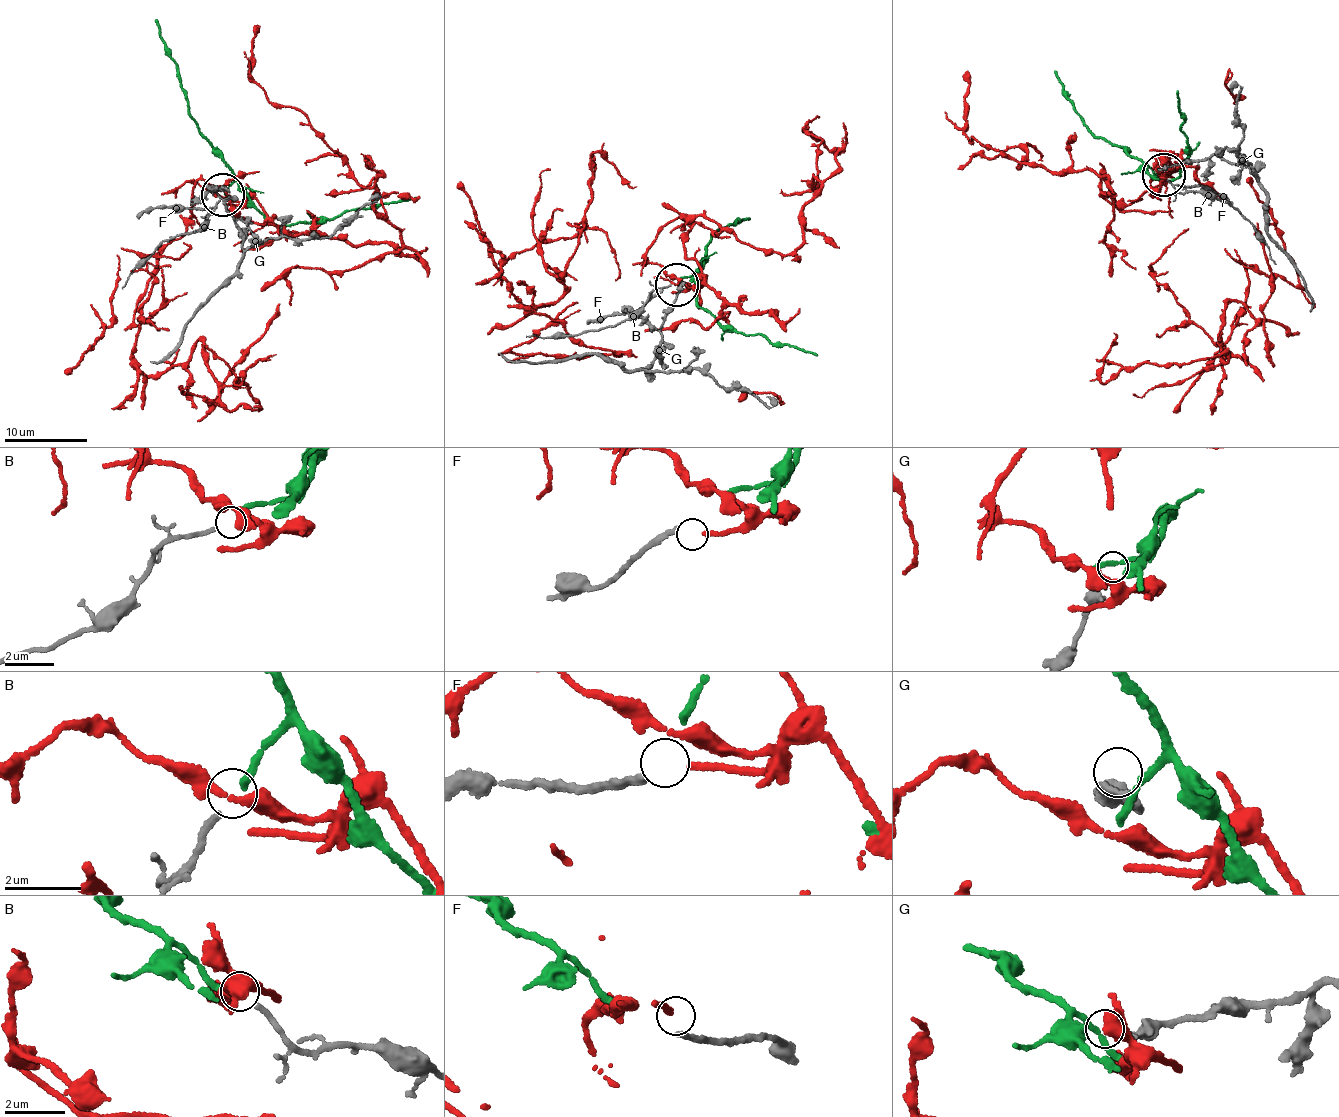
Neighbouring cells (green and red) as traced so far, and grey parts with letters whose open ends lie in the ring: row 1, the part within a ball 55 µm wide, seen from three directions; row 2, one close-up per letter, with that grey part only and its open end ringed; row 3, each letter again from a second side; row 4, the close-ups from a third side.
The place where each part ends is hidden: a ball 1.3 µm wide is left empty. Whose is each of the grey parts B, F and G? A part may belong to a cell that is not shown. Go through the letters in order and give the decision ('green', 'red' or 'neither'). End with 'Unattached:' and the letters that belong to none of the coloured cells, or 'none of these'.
B: green
F: red
G: neither
Unattached: G

